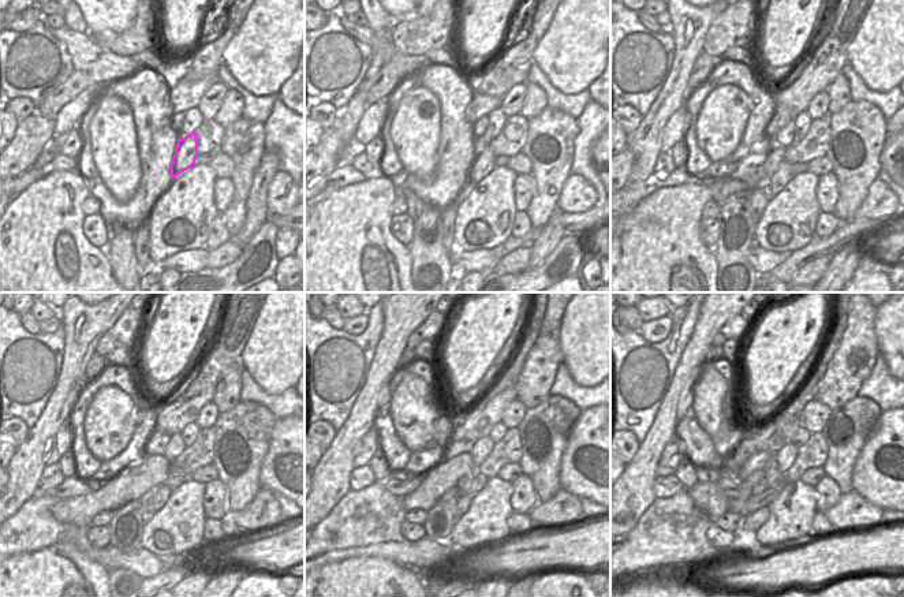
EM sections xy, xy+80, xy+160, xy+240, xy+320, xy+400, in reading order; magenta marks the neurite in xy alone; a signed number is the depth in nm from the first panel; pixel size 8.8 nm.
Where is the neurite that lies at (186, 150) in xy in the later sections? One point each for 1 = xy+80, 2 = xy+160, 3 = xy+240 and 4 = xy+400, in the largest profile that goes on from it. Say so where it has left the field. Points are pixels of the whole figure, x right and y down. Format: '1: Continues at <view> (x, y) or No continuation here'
1: Continues at xy+80 (485, 163)
2: Continues at xy+160 (779, 179)
3: Continues at xy+240 (163, 493)
4: Continues at xy+400 (754, 521)

